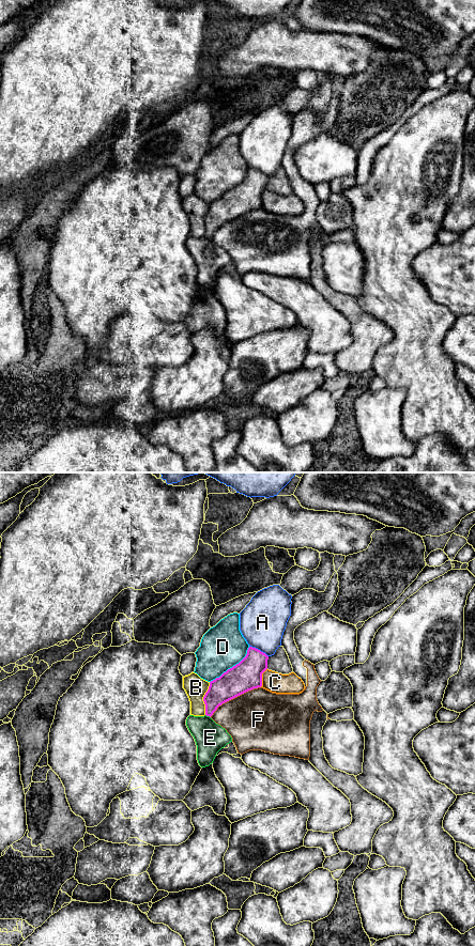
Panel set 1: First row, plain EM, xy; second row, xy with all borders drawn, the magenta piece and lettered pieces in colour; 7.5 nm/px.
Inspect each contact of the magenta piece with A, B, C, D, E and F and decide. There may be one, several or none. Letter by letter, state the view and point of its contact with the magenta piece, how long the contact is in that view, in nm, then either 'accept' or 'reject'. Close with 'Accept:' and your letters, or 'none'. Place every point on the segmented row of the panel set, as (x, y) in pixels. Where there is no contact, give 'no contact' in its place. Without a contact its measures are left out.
A: contact xy (259, 650); length 170 nm; reject
B: contact xy (203, 698); length 260 nm; reject
C: contact xy (261, 678); length 150 nm; reject
D: contact xy (232, 667); length 400 nm; accept
E: contact xy (208, 715); length 50 nm; reject
F: contact xy (234, 697); length 440 nm; reject
Accept: D

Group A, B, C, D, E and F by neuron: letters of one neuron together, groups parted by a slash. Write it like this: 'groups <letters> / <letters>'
groups A / B / C / D / E / F

